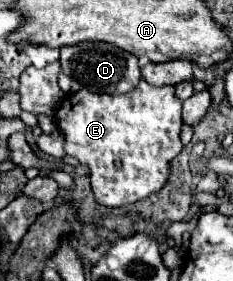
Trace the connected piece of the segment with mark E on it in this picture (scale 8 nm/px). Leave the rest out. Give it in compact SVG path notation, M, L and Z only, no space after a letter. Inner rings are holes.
M143 78L139 86L127 94L95 94L87 88L81 88L79 92L65 96L63 104L56 111L57 126L65 136L65 152L75 156L81 164L89 166L89 180L97 204L127 206L163 188L167 174L171 174L171 162L183 150L181 108L183 100L175 94L173 86L151 86ZM115 160L121 160L121 170L115 168Z

